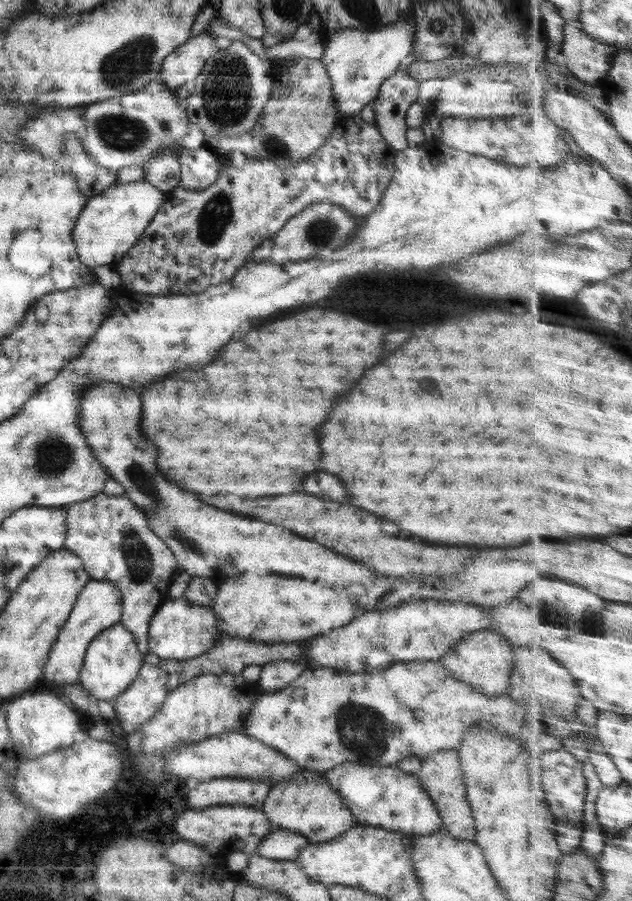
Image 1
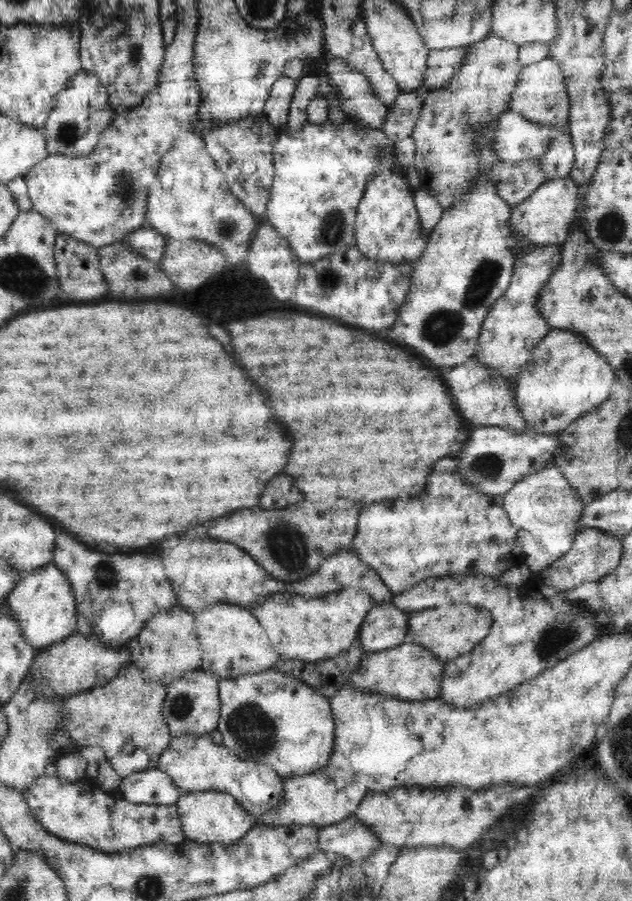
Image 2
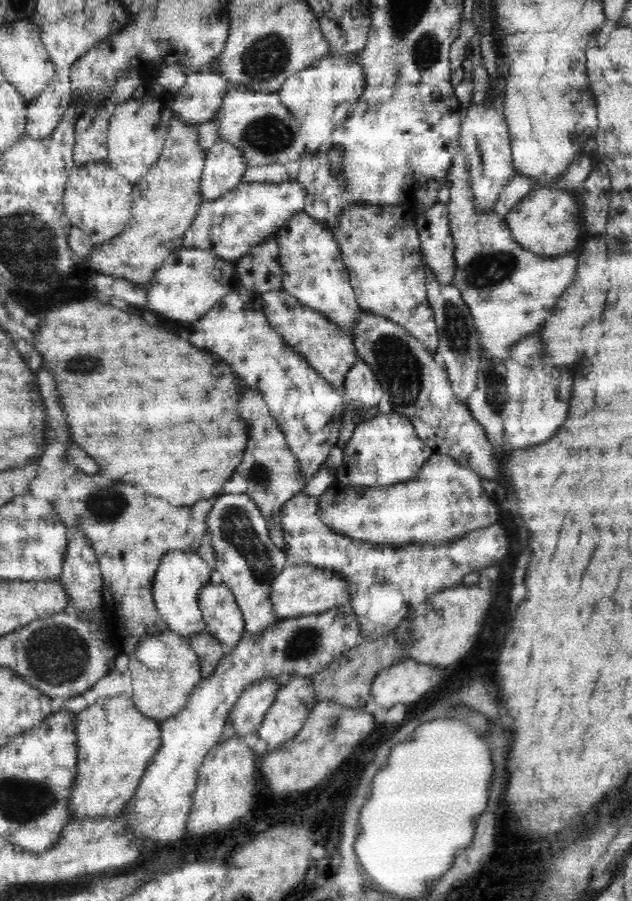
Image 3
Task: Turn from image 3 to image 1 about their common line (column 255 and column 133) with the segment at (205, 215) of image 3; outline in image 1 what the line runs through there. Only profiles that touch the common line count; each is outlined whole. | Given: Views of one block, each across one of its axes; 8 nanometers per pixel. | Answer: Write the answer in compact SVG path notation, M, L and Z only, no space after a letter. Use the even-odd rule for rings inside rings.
M143 180L111 184L103 192L90 196L81 208L72 230L72 241L79 262L89 269L102 264L114 265L139 241L151 218L163 204L166 193Z

